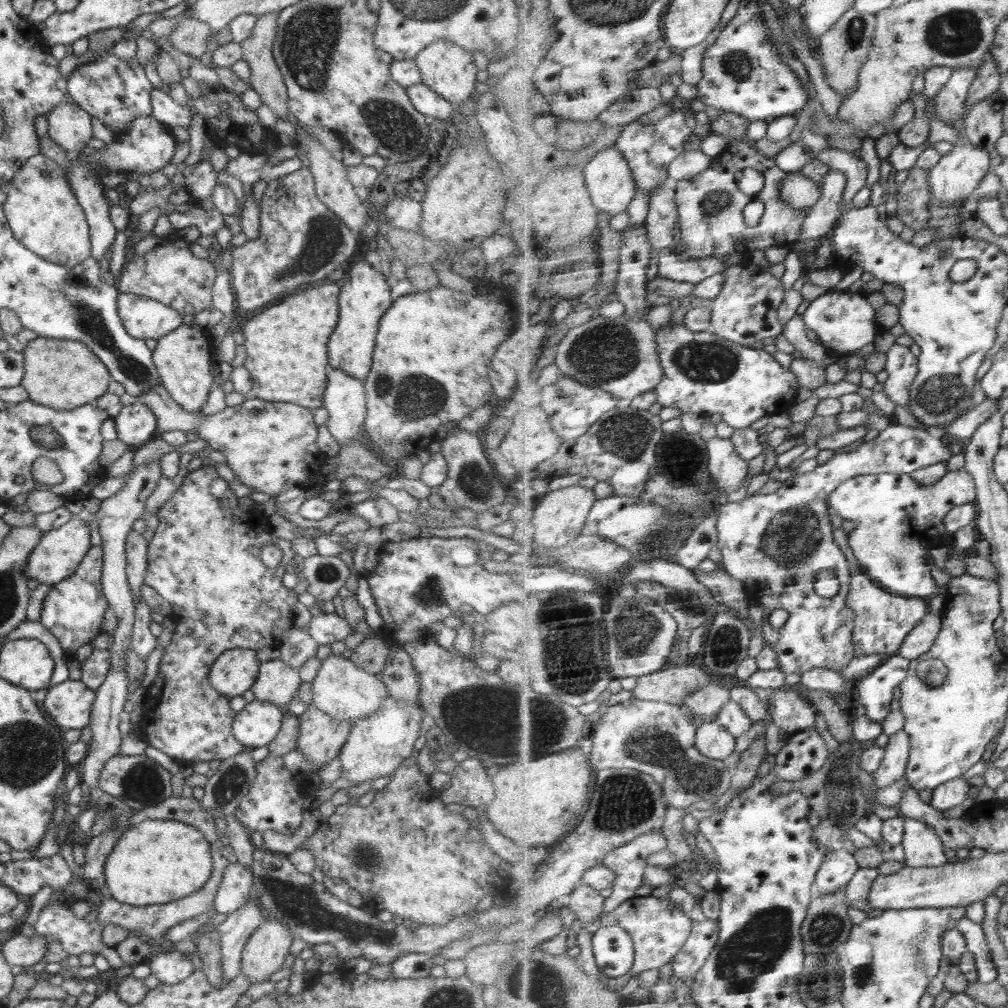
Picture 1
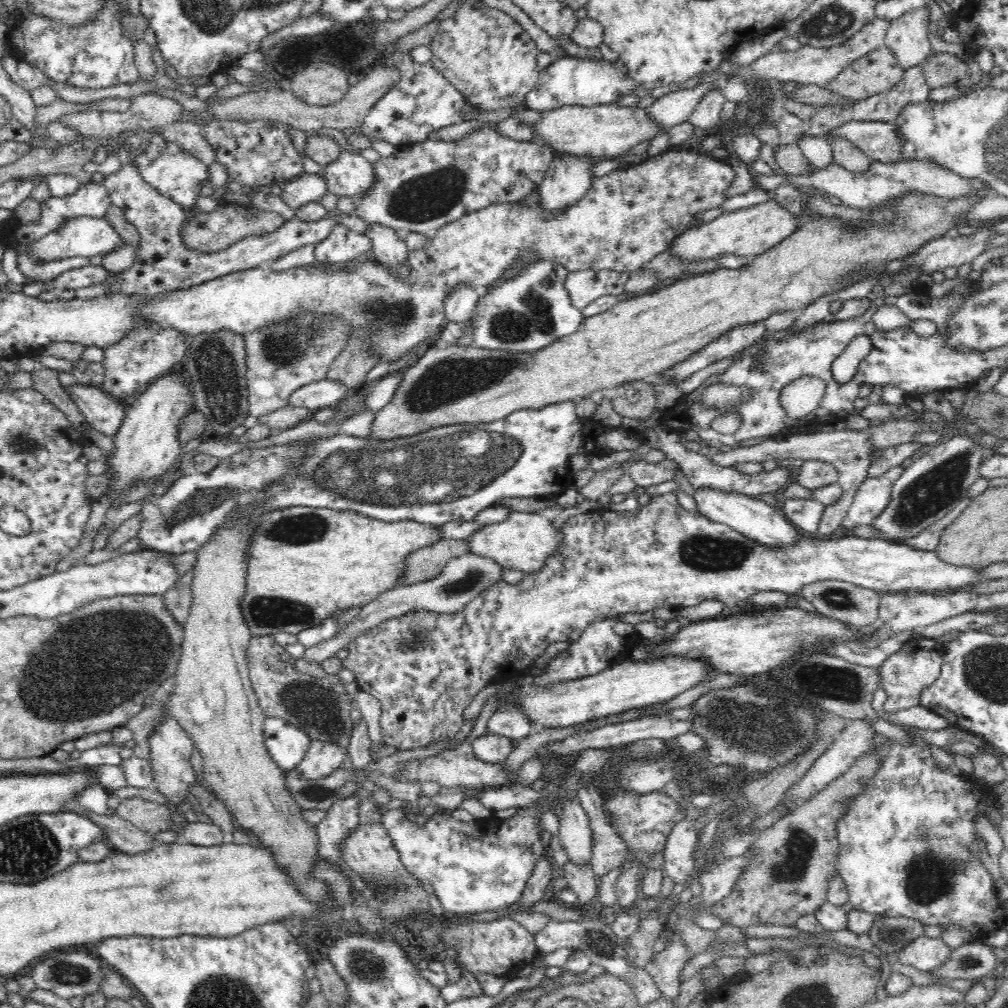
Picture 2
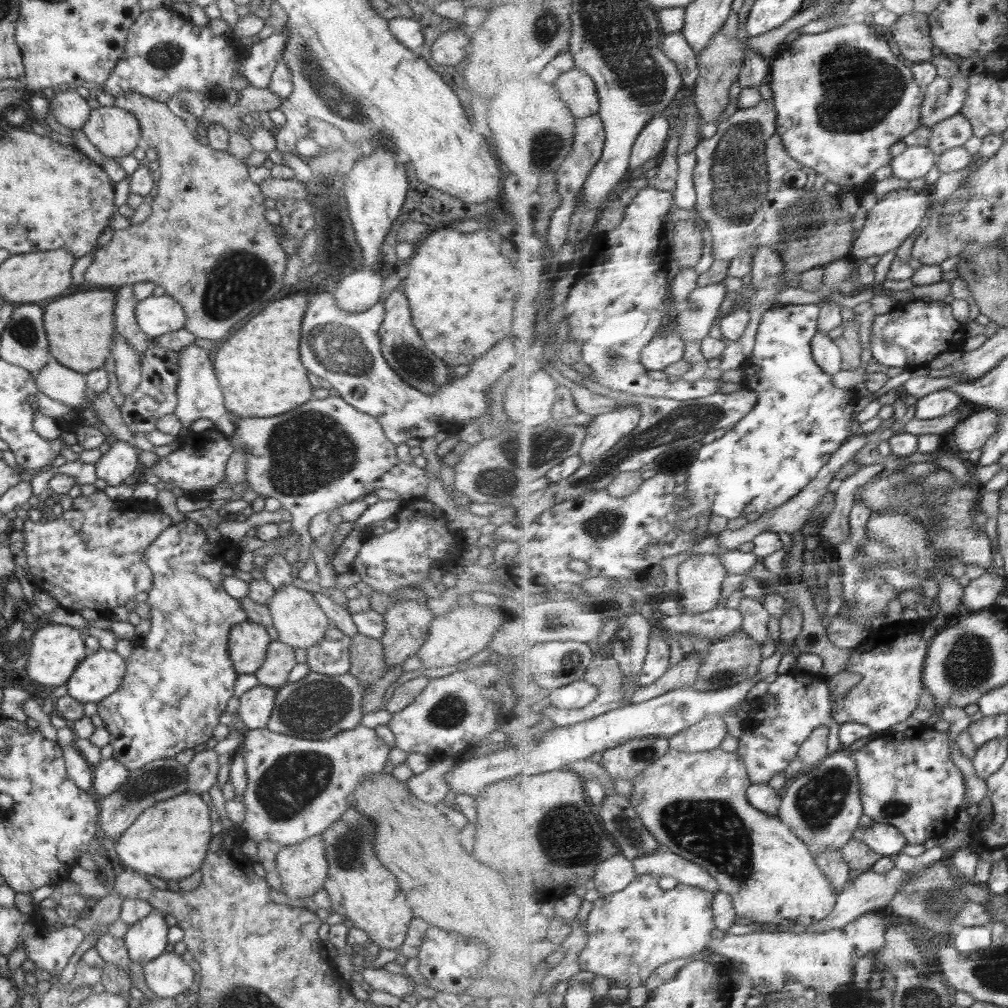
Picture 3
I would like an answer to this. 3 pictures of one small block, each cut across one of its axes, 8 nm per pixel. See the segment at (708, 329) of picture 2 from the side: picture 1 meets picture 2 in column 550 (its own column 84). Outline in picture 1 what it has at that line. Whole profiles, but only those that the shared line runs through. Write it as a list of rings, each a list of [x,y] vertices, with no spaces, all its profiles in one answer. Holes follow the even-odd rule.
[[[36,336],[22,351],[25,373],[19,385],[34,404],[53,410],[74,410],[94,402],[108,391],[112,379],[106,365],[77,340]]]

